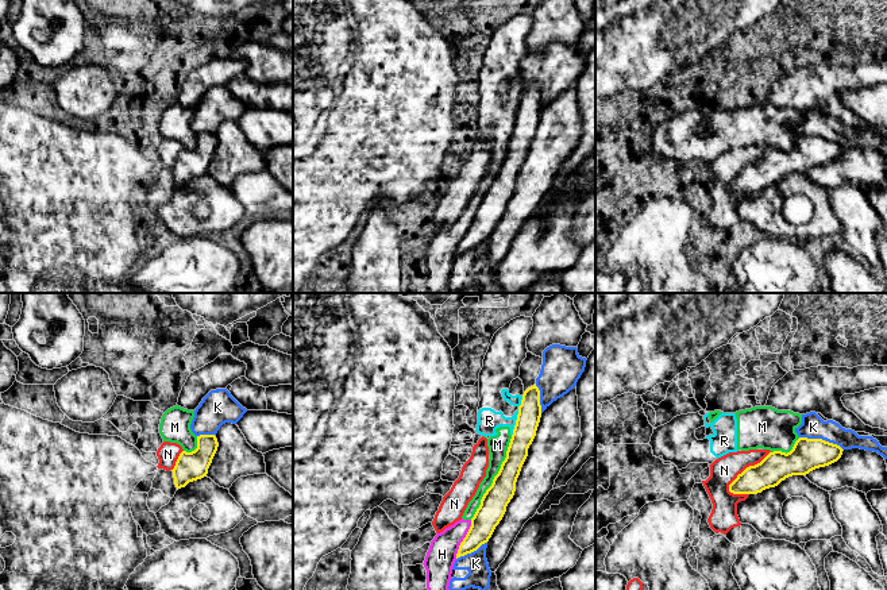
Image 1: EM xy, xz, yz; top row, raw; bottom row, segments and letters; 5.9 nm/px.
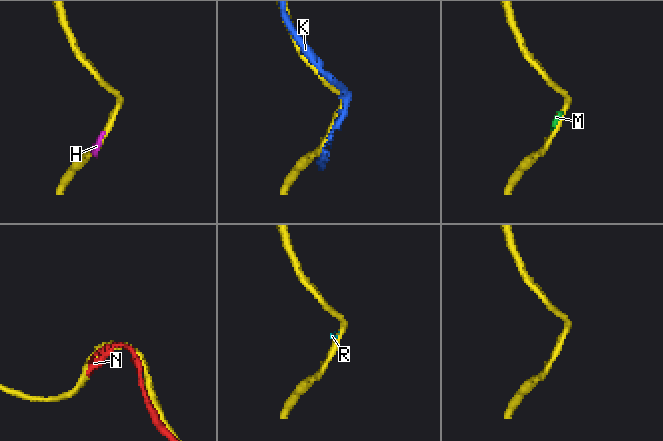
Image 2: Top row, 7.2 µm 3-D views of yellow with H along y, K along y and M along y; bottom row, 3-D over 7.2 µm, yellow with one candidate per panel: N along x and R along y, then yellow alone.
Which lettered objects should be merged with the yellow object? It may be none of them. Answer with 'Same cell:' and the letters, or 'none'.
Same cell: none

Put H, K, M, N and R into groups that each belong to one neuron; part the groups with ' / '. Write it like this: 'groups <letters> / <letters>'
groups H M R / K / N

